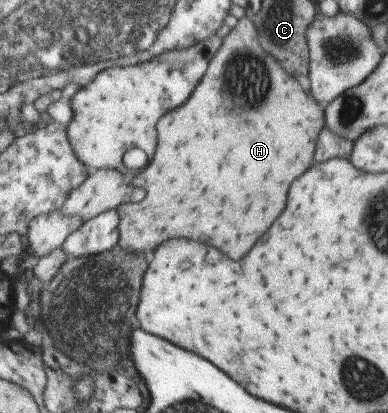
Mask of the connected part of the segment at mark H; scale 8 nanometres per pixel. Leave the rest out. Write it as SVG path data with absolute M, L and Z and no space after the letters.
M246 16L242 20L238 20L237 25L223 39L220 50L210 61L204 78L193 92L194 96L190 96L188 104L184 104L182 108L173 110L160 118L160 122L156 126L156 130L158 130L156 156L148 164L148 168L142 170L144 188L148 190L148 196L146 196L144 202L138 202L138 204L124 203L119 206L121 239L118 246L127 248L132 252L144 252L144 250L152 250L152 248L160 246L160 242L166 242L166 240L172 240L172 238L190 238L190 240L200 240L204 244L212 244L212 246L220 248L224 254L228 254L230 258L240 260L254 248L254 244L270 230L270 226L286 210L288 190L290 190L292 182L296 178L300 178L310 166L314 165L313 161L315 160L319 136L327 124L327 112L326 106L322 106L320 102L310 96L308 90L301 85L301 82L293 74L288 74L282 63L263 47L259 40L259 32L260 30L254 19Z

